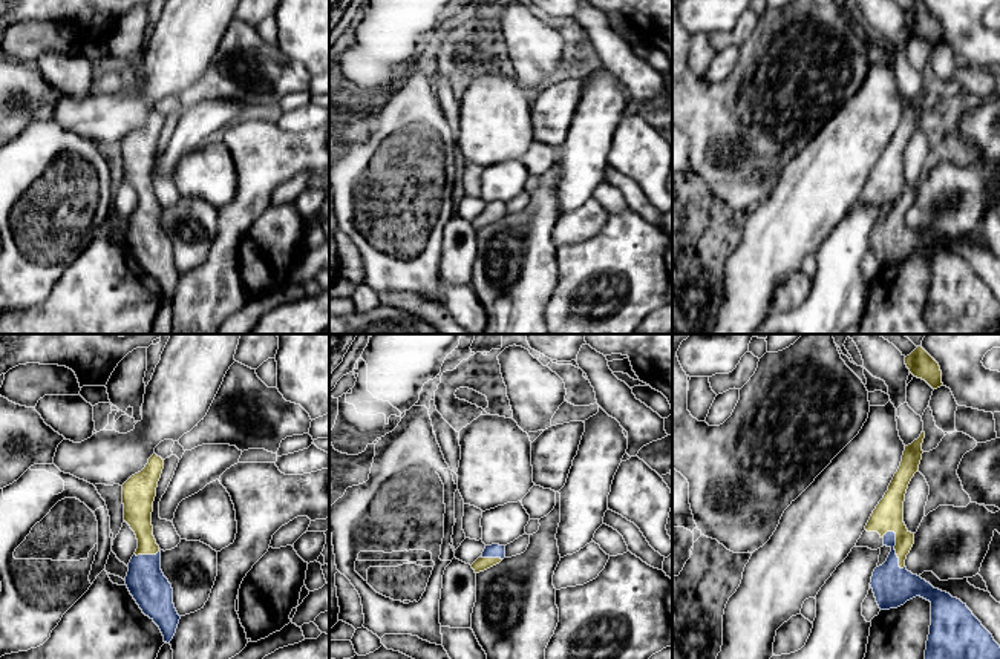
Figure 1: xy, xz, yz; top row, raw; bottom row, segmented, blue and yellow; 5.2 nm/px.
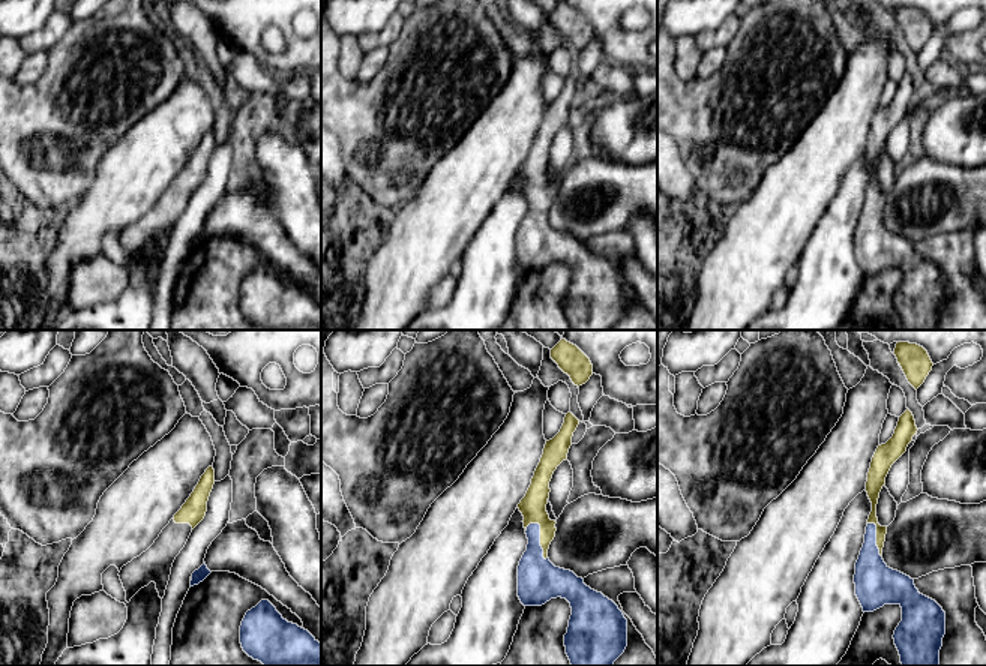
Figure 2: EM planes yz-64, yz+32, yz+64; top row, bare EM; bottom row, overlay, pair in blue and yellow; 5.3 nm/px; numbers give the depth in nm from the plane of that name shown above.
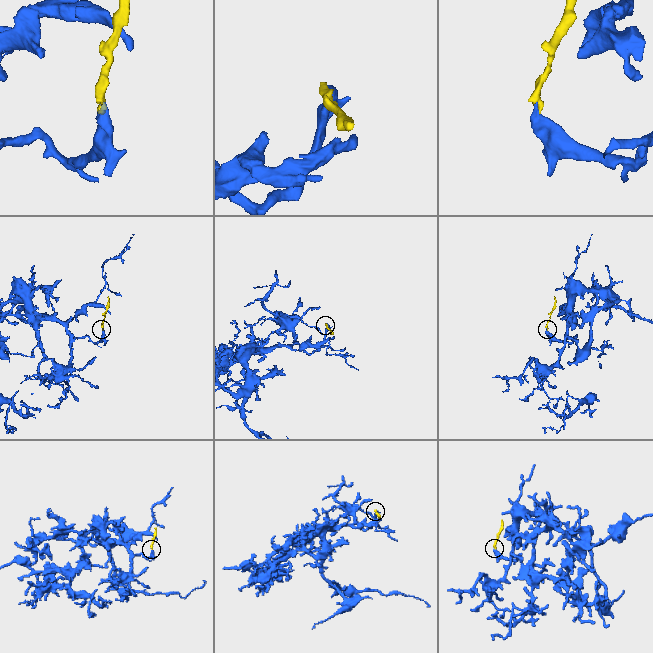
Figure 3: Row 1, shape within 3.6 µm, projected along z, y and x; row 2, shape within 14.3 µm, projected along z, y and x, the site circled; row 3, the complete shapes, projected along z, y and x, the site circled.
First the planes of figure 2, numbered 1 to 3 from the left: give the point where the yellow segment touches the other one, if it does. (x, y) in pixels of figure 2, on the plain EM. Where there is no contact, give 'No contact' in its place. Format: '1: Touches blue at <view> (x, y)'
1: No contact
2: Touches blue at yz+32 (539, 203)
3: Touches blue at yz+64 (875, 201)

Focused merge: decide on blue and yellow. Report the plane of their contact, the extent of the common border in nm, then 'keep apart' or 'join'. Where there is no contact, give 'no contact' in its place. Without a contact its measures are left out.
yz | 220 nm | join

